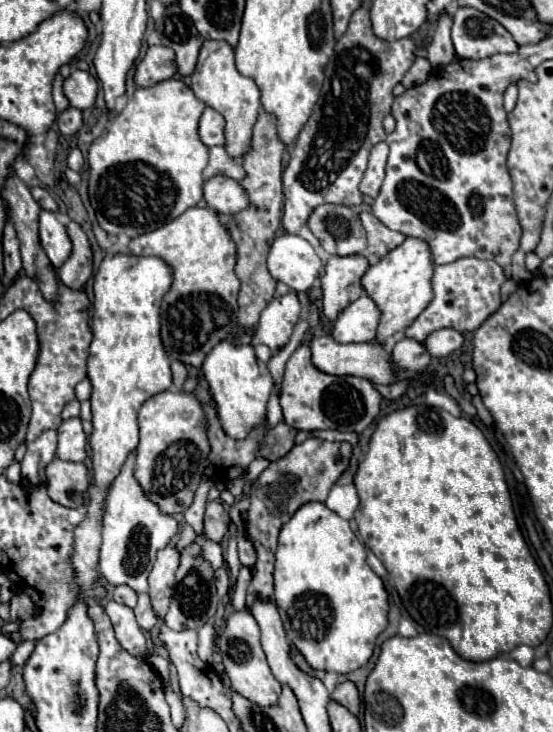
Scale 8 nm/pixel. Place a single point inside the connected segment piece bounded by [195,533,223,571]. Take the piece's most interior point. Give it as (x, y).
(211, 552)

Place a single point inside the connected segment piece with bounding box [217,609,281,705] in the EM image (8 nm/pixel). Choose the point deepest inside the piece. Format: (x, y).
(244, 661)

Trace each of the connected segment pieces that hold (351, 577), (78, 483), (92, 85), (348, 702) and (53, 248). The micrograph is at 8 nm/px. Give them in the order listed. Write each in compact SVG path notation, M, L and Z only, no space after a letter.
M305 503L281 529L274 562L273 599L287 637L313 669L345 675L367 665L373 655L377 635L387 627L387 591L383 581L367 565L365 557L367 551L351 531L349 523L329 511L323 503Z
M53 459L47 469L47 493L55 503L65 507L83 507L85 491L89 485L89 471L85 463Z
M73 69L71 75L63 81L63 93L69 99L69 105L77 109L93 107L97 89L99 89L97 79L89 71L81 69Z
M345 681L345 683L339 683L335 687L335 691L331 693L331 699L335 699L337 703L341 703L343 707L347 707L353 715L359 713L359 693L357 693L357 687L351 683L351 681Z
M41 211L39 215L39 239L41 247L47 253L49 261L55 267L61 267L71 253L71 241L65 227L55 219L53 211Z

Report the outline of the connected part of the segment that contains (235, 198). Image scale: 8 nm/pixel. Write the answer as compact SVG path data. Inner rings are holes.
M223 175L211 177L203 183L203 197L211 209L227 215L235 215L249 203L243 187L235 179Z

